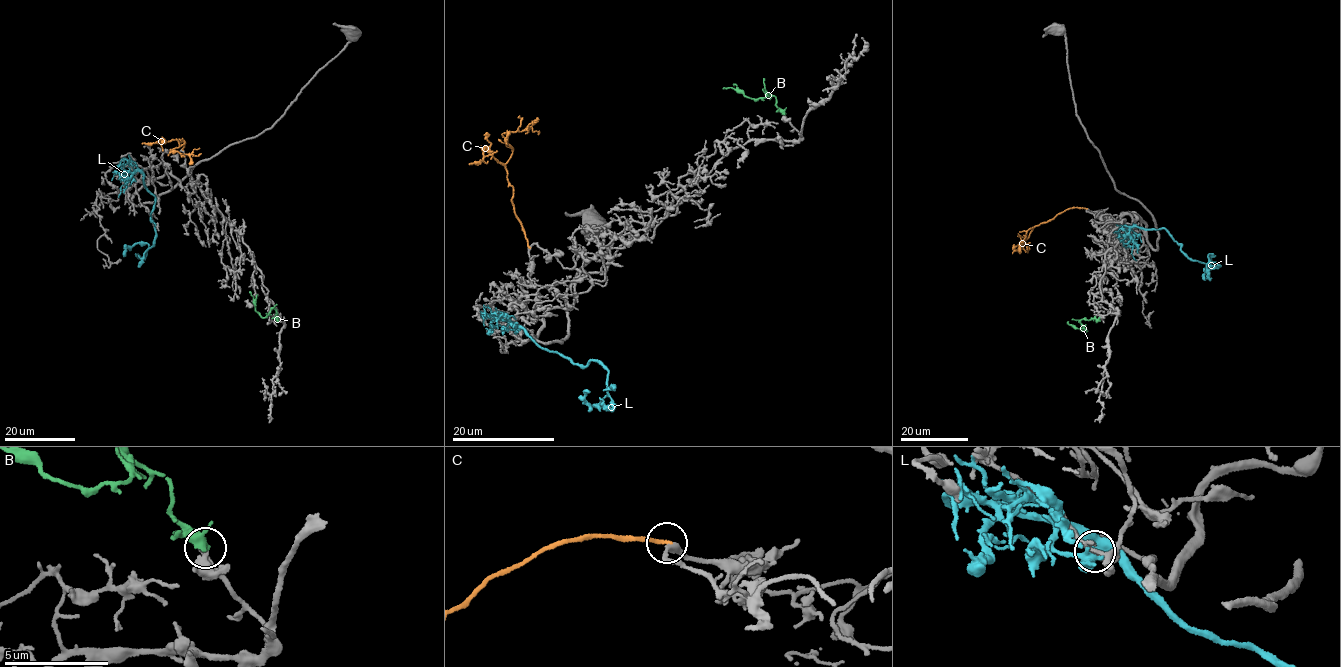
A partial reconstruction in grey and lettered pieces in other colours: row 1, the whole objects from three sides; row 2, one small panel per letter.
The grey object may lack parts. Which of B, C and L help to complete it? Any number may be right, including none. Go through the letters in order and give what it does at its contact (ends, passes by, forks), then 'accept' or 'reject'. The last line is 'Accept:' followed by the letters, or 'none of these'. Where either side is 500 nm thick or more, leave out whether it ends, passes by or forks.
B: it passes by | reject
C: it ends | reject
L: it passes by | reject
Accept: none of these

